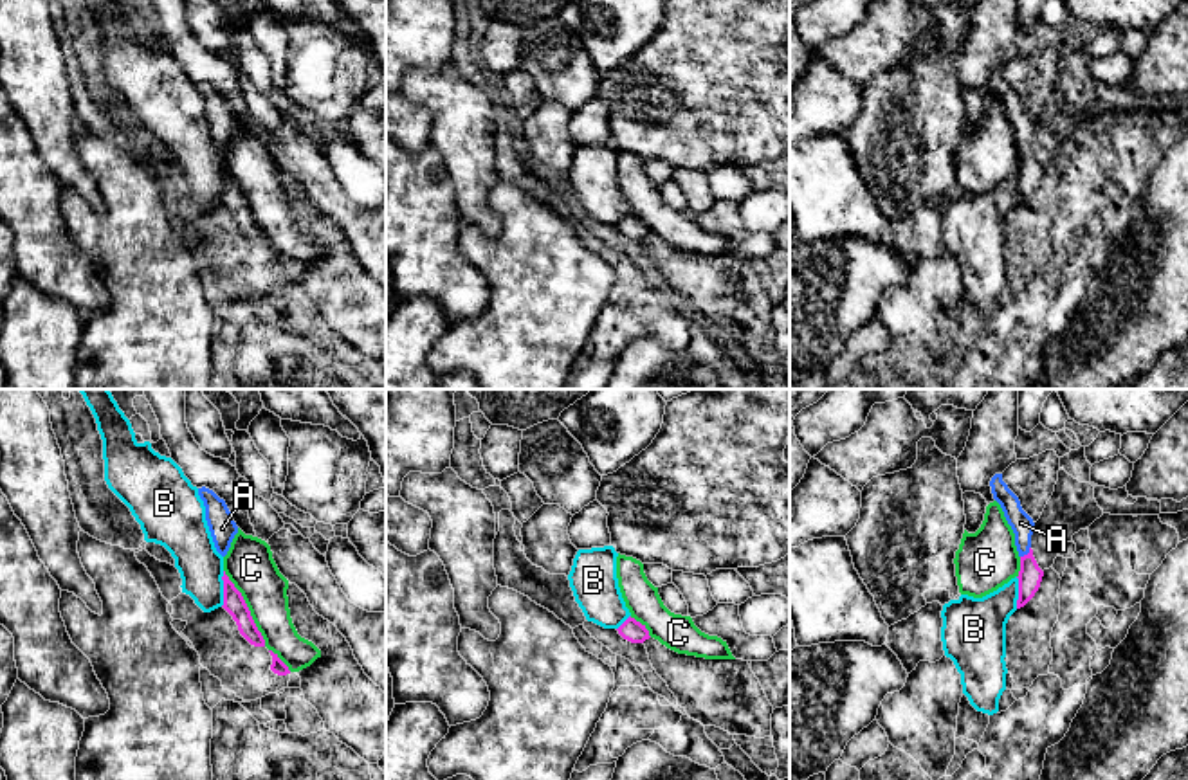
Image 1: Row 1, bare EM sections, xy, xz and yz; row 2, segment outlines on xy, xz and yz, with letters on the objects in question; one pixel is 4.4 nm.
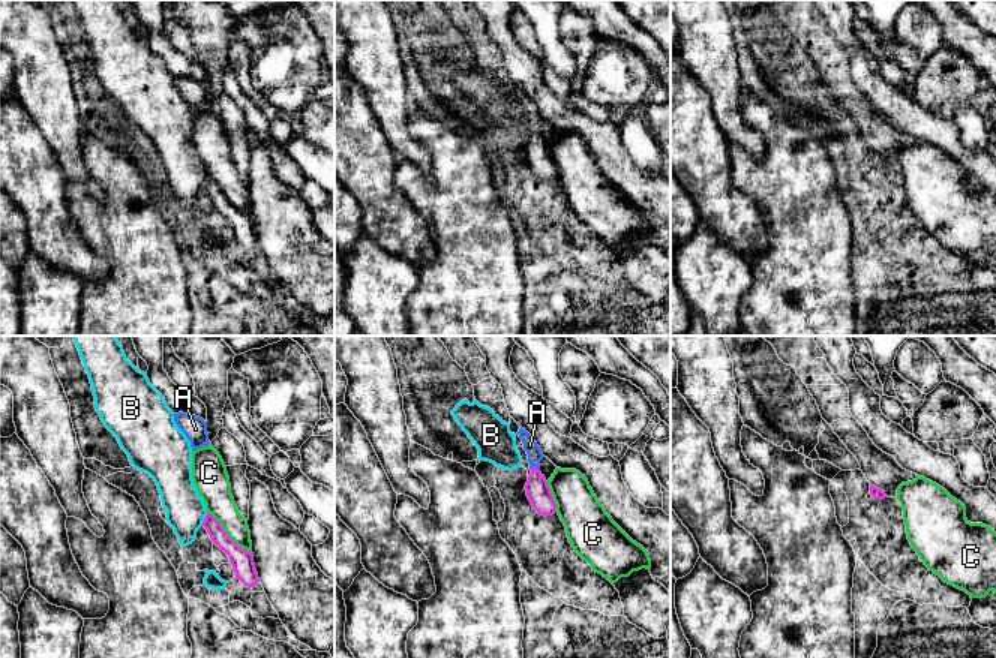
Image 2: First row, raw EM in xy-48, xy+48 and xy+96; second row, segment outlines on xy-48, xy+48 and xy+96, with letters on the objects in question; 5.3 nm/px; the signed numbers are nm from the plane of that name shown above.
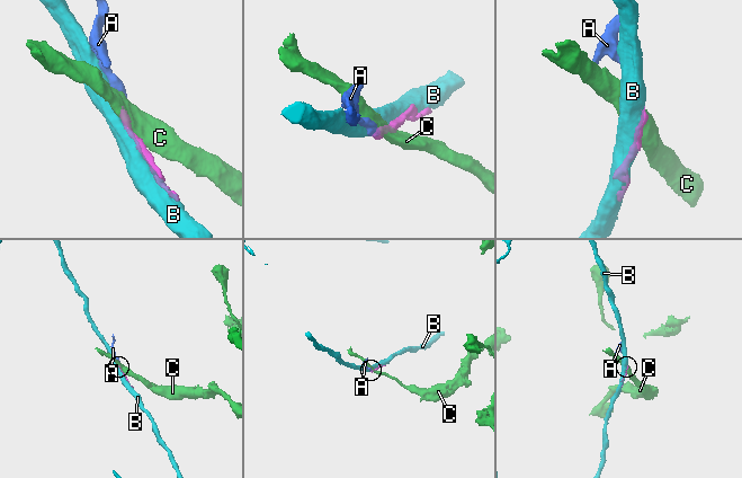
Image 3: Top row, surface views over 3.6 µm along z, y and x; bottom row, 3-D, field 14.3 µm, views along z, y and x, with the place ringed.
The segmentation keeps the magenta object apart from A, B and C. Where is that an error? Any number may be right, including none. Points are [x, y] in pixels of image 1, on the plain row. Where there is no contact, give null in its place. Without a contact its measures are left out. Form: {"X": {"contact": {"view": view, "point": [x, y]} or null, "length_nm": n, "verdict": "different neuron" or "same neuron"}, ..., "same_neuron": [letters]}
{"A": {"contact": {"view": "yz", "point": [1028, 150]}, "length_nm": 70, "verdict": "same neuron"}, "B": {"contact": {"view": "xy", "point": [224, 186]}, "length_nm": 160, "verdict": "different neuron"}, "C": {"contact": {"view": "xy", "point": [247, 204]}, "length_nm": 400, "verdict": "different neuron"}, "same_neuron": ["A"]}

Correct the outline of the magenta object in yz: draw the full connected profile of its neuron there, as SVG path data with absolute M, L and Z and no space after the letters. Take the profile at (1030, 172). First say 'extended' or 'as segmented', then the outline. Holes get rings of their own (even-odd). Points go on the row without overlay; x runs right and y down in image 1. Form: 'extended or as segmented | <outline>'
extended | M995 70L990 77L993 95L1001 101L1008 121L1015 130L1015 142L1020 153L1019 168L1019 196L1017 205L1024 204L1038 187L1044 168L1038 164L1033 146L1031 132L1035 119L1022 106L1019 94L1002 77L1002 70Z

